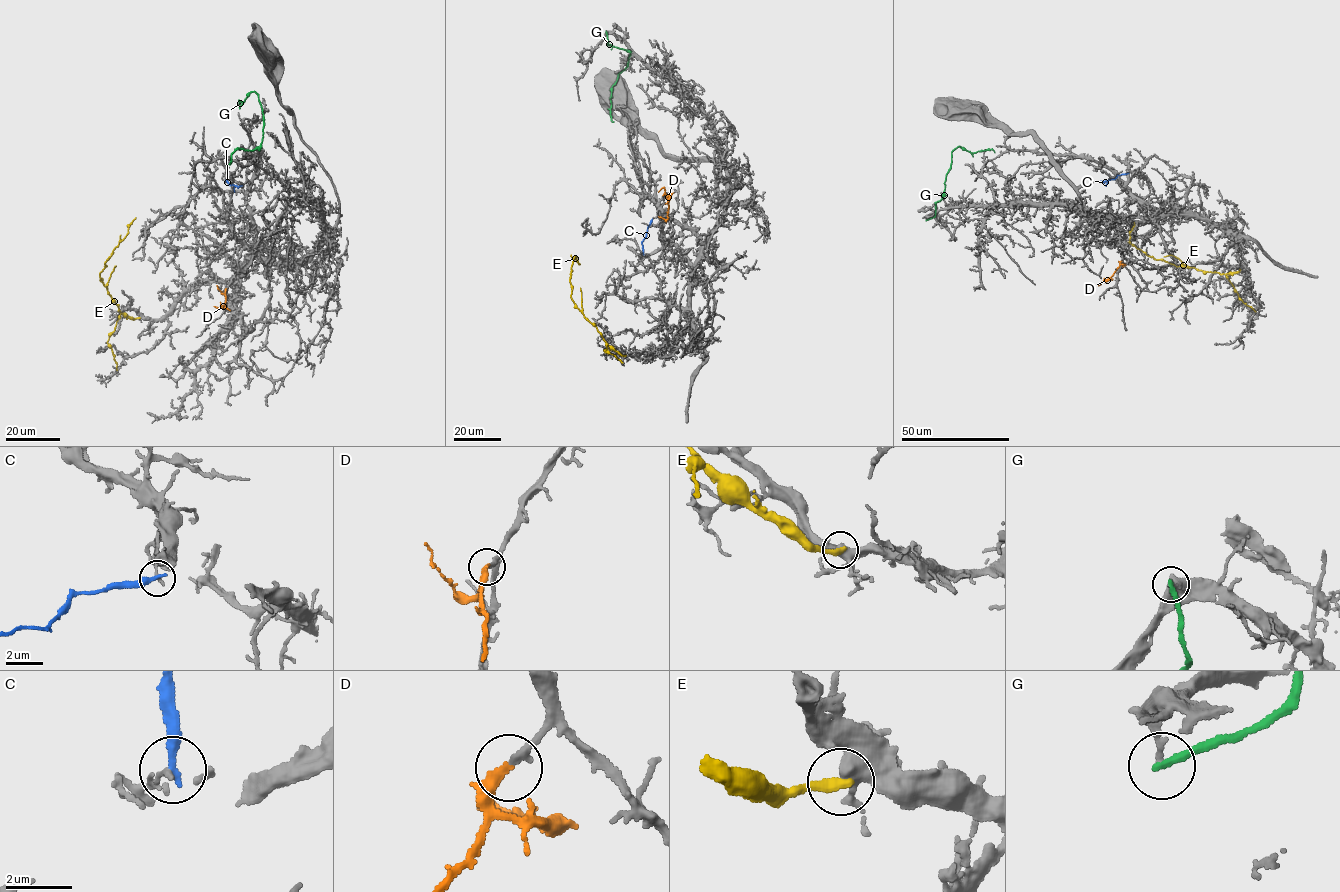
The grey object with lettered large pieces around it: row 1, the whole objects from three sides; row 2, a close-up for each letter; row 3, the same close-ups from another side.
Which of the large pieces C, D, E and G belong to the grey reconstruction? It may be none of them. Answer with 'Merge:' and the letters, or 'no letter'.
Merge: D

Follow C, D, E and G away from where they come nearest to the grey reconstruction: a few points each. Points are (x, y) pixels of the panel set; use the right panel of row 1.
C: (1127, 173), (1099, 181)
D: (1121, 261), (1114, 274), (1101, 284)
E: (1239, 269), (1224, 274), (1204, 272), (1154, 259), (1132, 245), (1129, 232), (1134, 222)
G: (926, 220), (934, 216), (936, 203), (944, 193), (951, 152), (959, 146), (972, 154), (990, 149), (994, 152)

